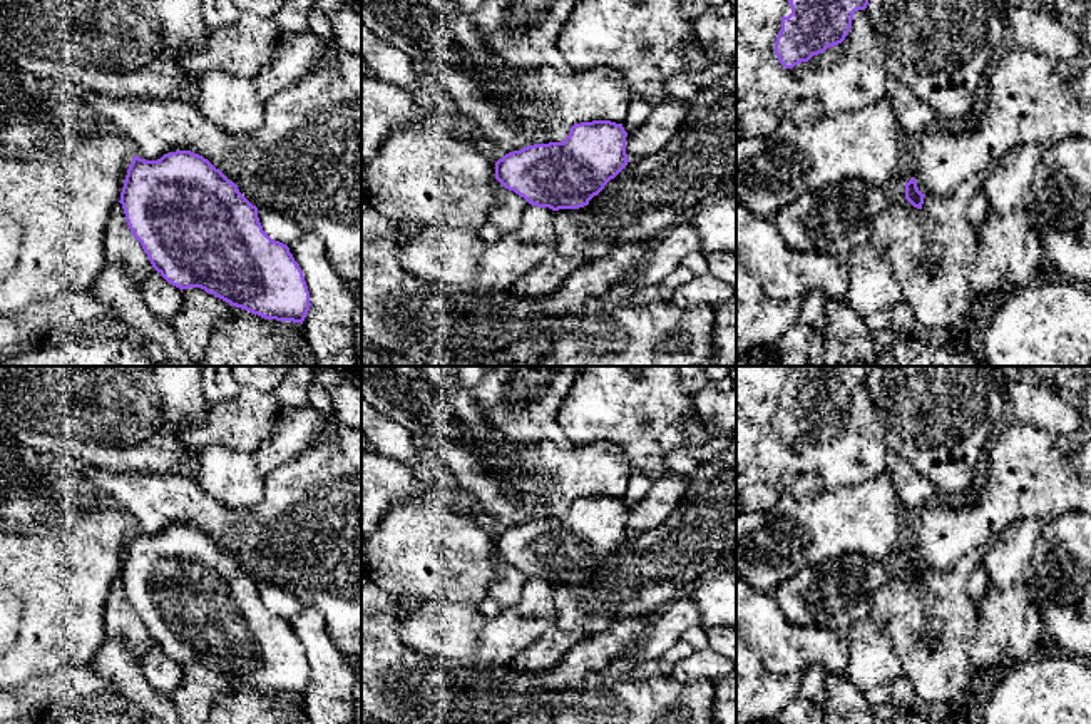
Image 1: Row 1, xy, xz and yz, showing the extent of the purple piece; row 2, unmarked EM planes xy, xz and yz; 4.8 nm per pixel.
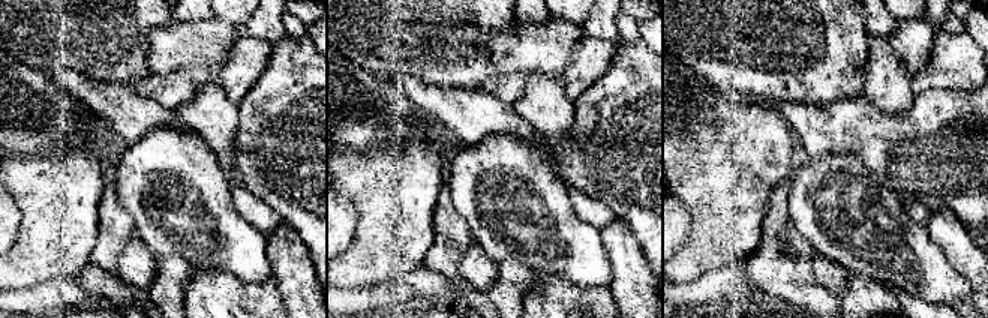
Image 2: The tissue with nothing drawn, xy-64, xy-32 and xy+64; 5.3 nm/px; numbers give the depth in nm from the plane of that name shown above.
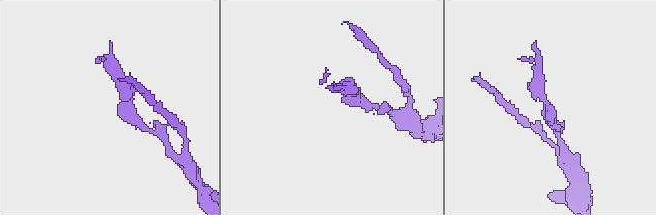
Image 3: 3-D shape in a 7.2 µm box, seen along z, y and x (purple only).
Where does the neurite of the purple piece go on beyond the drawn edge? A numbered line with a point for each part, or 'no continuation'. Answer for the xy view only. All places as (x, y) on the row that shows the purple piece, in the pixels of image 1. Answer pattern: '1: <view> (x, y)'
no continuation

